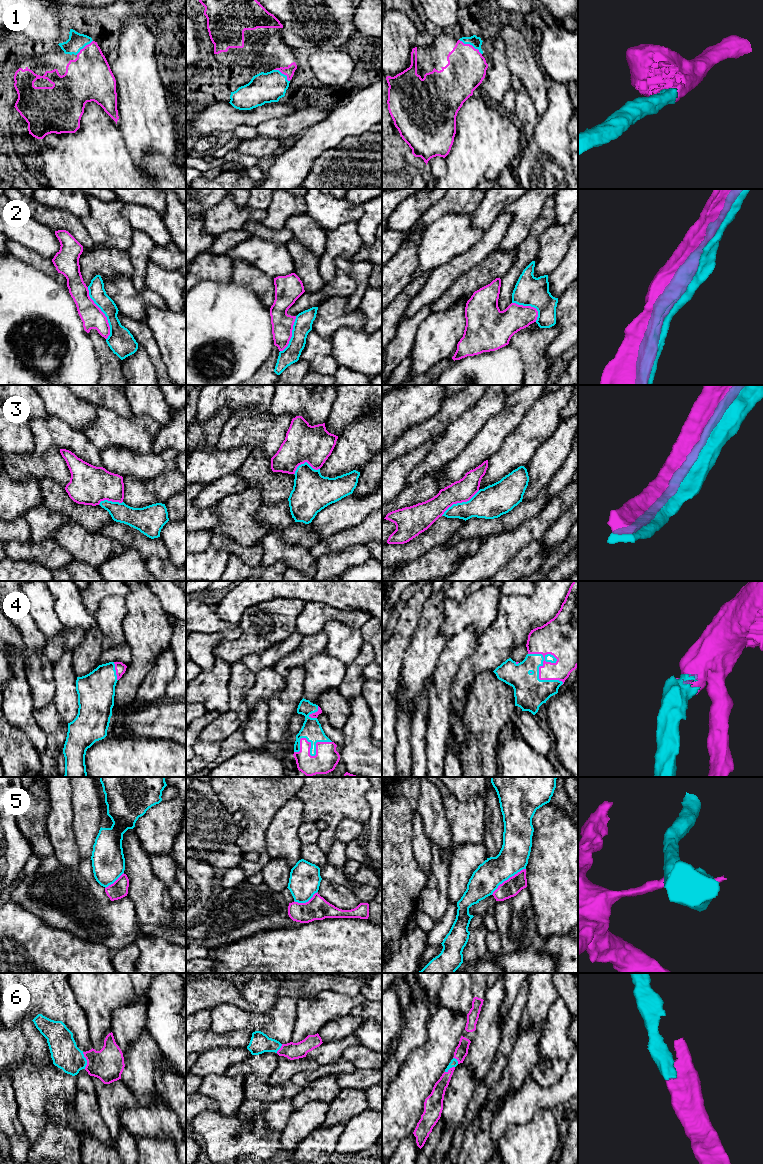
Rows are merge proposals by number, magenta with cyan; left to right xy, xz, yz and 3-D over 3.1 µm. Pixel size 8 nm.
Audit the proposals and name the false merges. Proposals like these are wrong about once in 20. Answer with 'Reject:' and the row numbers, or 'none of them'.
Reject: 2, 3

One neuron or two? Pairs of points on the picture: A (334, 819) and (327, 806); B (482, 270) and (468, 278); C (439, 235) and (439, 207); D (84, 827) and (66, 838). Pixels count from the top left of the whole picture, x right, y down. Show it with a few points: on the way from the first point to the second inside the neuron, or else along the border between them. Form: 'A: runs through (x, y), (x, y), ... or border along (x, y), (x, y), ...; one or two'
A: runs through (333, 816), (333, 812), (330, 809); one
B: runs through (479, 273), (474, 278), (471, 278); one
C: border along (462, 213), (444, 214), (427, 228); two
D: border along (73, 810), (72, 831), (81, 856); two

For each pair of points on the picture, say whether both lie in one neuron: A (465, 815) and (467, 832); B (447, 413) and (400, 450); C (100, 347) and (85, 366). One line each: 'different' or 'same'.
A: same
B: same
C: different

